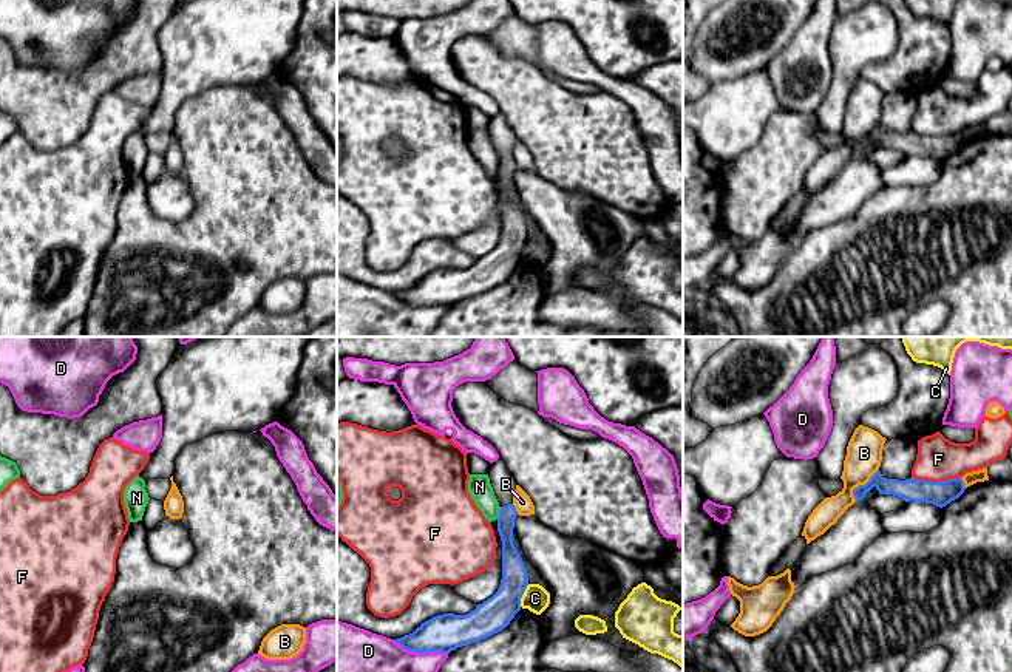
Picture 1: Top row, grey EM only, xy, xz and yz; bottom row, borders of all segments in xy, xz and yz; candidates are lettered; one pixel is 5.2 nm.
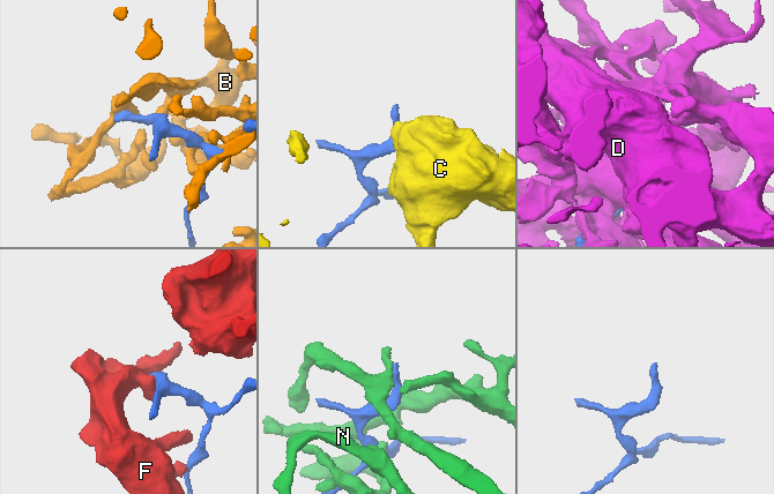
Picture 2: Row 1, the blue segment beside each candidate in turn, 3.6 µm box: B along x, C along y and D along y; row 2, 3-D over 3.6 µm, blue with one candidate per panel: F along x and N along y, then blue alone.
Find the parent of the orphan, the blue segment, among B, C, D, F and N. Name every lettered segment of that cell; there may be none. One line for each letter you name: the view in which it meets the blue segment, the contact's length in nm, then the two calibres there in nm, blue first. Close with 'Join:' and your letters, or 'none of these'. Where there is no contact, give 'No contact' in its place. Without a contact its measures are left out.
Join: none of these

